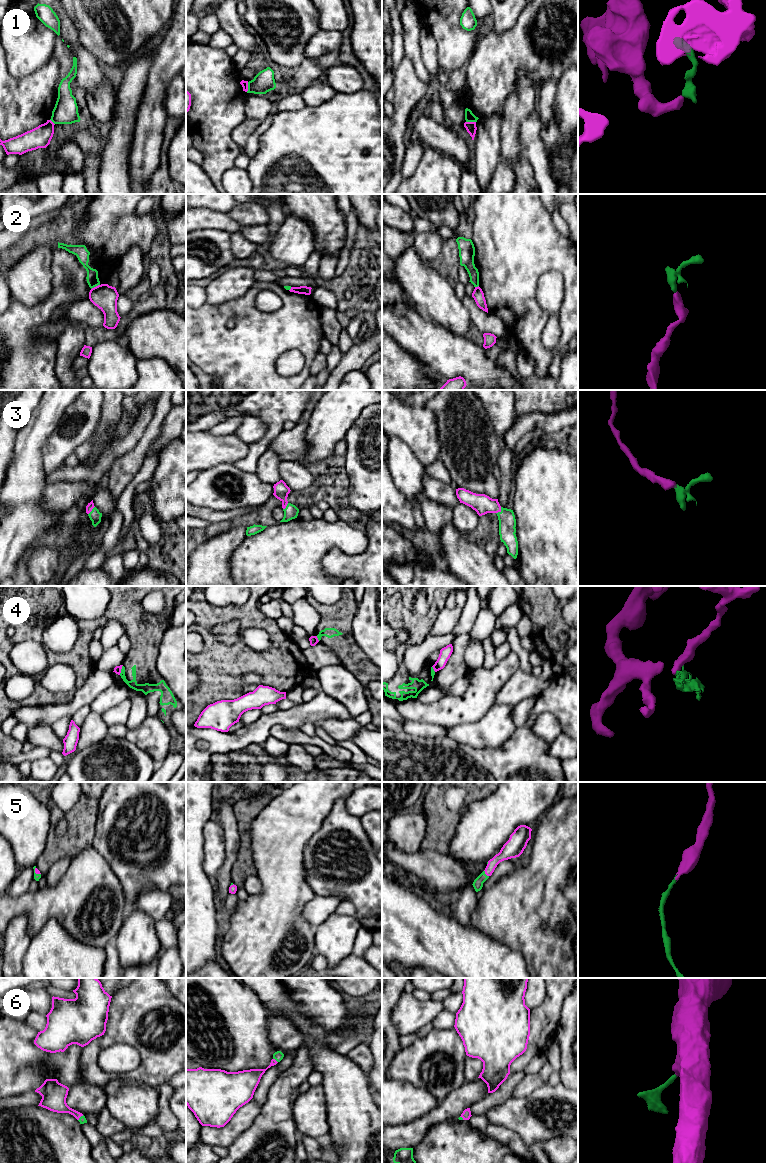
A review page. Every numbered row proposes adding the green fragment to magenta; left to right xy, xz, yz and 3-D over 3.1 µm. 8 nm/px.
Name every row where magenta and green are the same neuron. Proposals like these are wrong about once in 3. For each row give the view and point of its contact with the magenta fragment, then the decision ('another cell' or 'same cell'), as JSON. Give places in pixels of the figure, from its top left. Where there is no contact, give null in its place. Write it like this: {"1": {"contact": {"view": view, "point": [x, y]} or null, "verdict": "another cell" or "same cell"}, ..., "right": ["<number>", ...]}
{"1": {"contact": {"view": "xz", "point": [247, 87]}, "verdict": "another cell"}, "2": {"contact": {"view": "xy", "point": [96, 286]}, "verdict": "another cell"}, "3": {"contact": {"view": "yz", "point": [499, 511]}, "verdict": "same cell"}, "4": {"contact": {"view": "xz", "point": [317, 638]}, "verdict": "another cell"}, "5": {"contact": {"view": "yz", "point": [485, 873]}, "verdict": "same cell"}, "6": {"contact": {"view": "xz", "point": [275, 1060]}, "verdict": "same cell"}, "right": ["3", "5", "6"]}

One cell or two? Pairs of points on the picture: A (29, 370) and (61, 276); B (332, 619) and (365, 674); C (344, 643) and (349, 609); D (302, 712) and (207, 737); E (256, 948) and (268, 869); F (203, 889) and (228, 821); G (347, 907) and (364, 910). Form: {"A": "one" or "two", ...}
{"A": "one", "B": "one", "C": "one", "D": "one", "E": "one", "F": "two", "G": "two"}

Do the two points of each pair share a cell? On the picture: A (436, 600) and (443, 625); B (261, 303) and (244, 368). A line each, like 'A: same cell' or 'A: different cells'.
A: different cells
B: different cells

